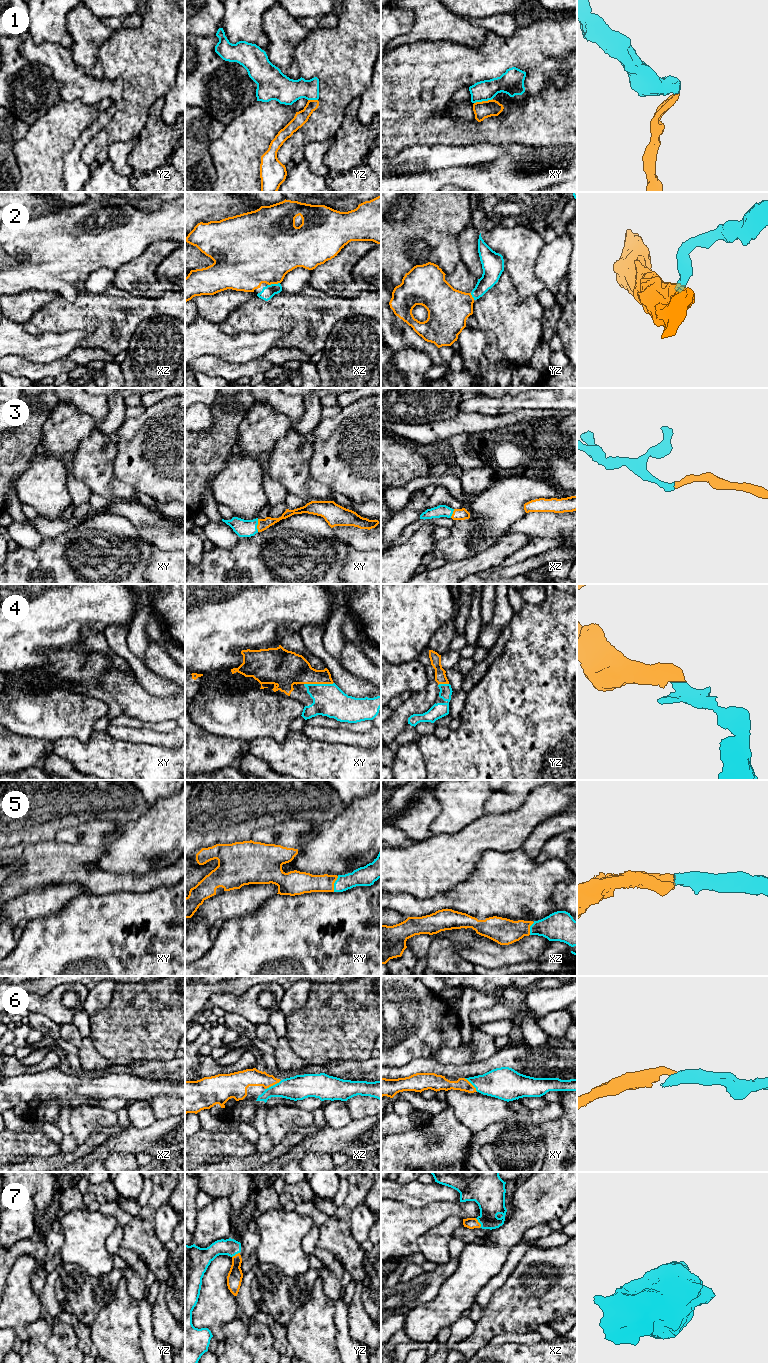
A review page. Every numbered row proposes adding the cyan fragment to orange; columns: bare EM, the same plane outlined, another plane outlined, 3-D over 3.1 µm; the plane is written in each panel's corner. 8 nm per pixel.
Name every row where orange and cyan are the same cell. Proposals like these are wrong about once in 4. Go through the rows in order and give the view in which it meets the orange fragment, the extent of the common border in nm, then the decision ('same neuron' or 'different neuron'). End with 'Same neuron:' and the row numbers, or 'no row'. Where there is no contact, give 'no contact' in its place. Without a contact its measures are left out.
1: meets orange in xy; contact 160 nm long; same neuron
2: meets orange in xz; contact 100 nm long; same neuron
3: meets orange in xy; contact 100 nm long; same neuron
4: meets orange in xy; contact 240 nm long; same neuron
5: meets orange in xy; contact 130 nm long; same neuron
6: meets orange in xz; contact 150 nm long; same neuron
7: meets orange in xz; contact 90 nm long; same neuron
Same neuron: 1, 2, 3, 4, 5, 6, 7

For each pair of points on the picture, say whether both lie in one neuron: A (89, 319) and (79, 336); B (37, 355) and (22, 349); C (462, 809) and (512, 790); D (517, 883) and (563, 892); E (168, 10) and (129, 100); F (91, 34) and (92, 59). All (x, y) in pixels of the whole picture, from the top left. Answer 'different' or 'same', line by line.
A: different
B: same
C: same
D: different
E: same
F: same

